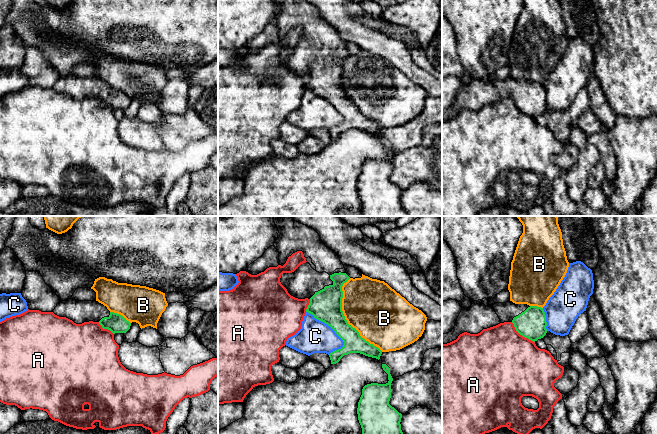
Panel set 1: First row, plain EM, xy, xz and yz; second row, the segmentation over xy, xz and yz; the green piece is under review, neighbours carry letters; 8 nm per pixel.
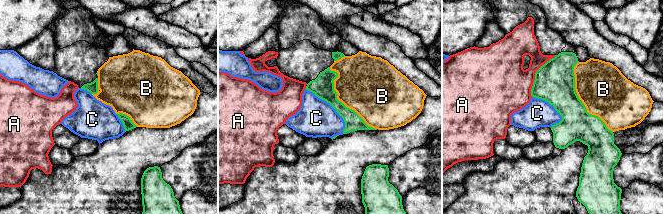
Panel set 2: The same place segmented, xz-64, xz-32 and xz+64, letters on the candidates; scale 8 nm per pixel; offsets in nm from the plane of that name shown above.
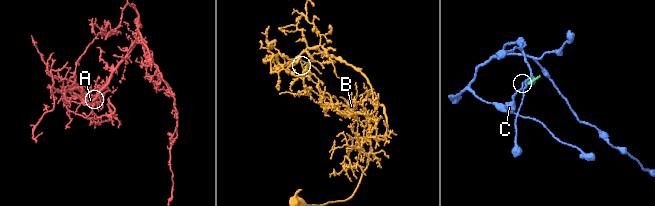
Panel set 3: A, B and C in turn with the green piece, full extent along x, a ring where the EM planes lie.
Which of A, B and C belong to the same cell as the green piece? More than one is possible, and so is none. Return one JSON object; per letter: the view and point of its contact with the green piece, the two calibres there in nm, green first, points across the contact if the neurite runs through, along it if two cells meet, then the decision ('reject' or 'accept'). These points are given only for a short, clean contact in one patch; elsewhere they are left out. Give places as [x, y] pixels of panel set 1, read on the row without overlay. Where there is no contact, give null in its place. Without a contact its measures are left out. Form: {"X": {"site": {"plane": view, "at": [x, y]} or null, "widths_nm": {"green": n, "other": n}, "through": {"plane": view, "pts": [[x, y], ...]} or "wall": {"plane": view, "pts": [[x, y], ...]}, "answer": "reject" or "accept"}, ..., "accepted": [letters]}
{"A": {"site": {"plane": "yz", "at": [521, 110]}, "widths_nm": {"green": 240, "other": 480}, "wall": {"plane": "yz", "pts": [[511, 98], [520, 110], [534, 118]]}, "answer": "reject"}, "B": {"site": {"plane": "xz", "at": [344, 94]}, "widths_nm": {"green": 260, "other": 440}, "answer": "reject"}, "C": {"site": {"plane": "xz", "at": [329, 101]}, "widths_nm": {"green": 260, "other": 260}, "answer": "reject"}, "accepted": []}

